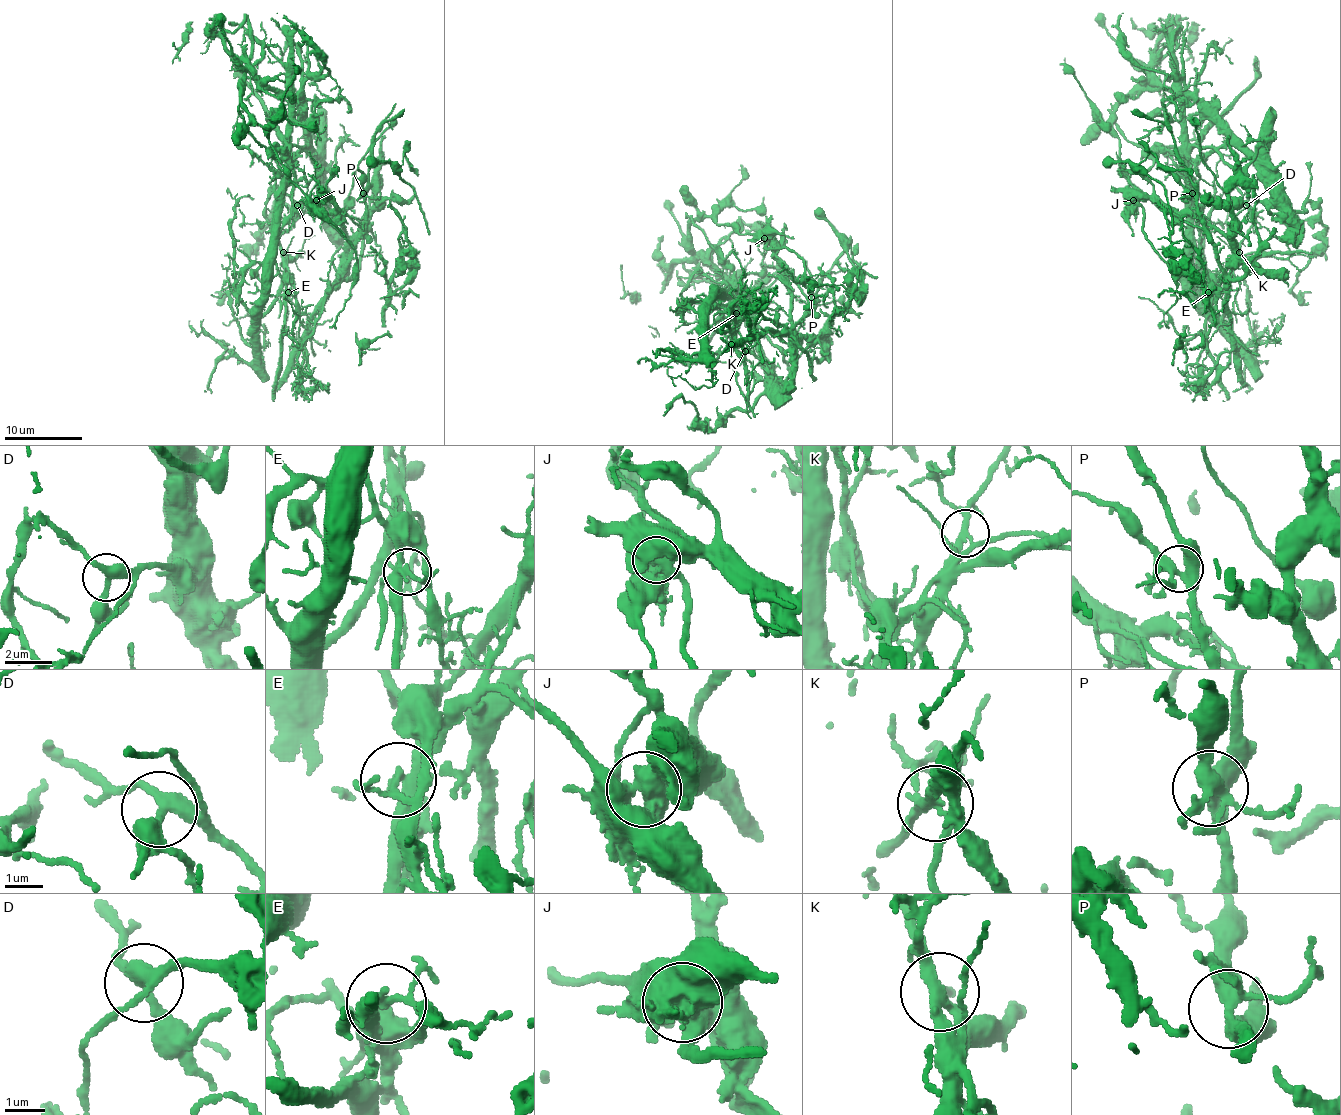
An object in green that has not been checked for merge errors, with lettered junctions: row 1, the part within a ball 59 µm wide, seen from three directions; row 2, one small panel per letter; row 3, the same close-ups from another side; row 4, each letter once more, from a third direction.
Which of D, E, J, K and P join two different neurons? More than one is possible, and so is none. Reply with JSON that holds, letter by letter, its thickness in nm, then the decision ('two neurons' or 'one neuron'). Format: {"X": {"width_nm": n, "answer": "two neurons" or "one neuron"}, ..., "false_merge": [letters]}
{"D": {"width_nm": 280, "answer": "one neuron"}, "E": {"width_nm": 280, "answer": "two neurons"}, "J": {"width_nm": 550, "answer": "two neurons"}, "K": {"width_nm": 260, "answer": "two neurons"}, "P": {"width_nm": 400, "answer": "one neuron"}, "false_merge": ["E", "J", "K"]}

